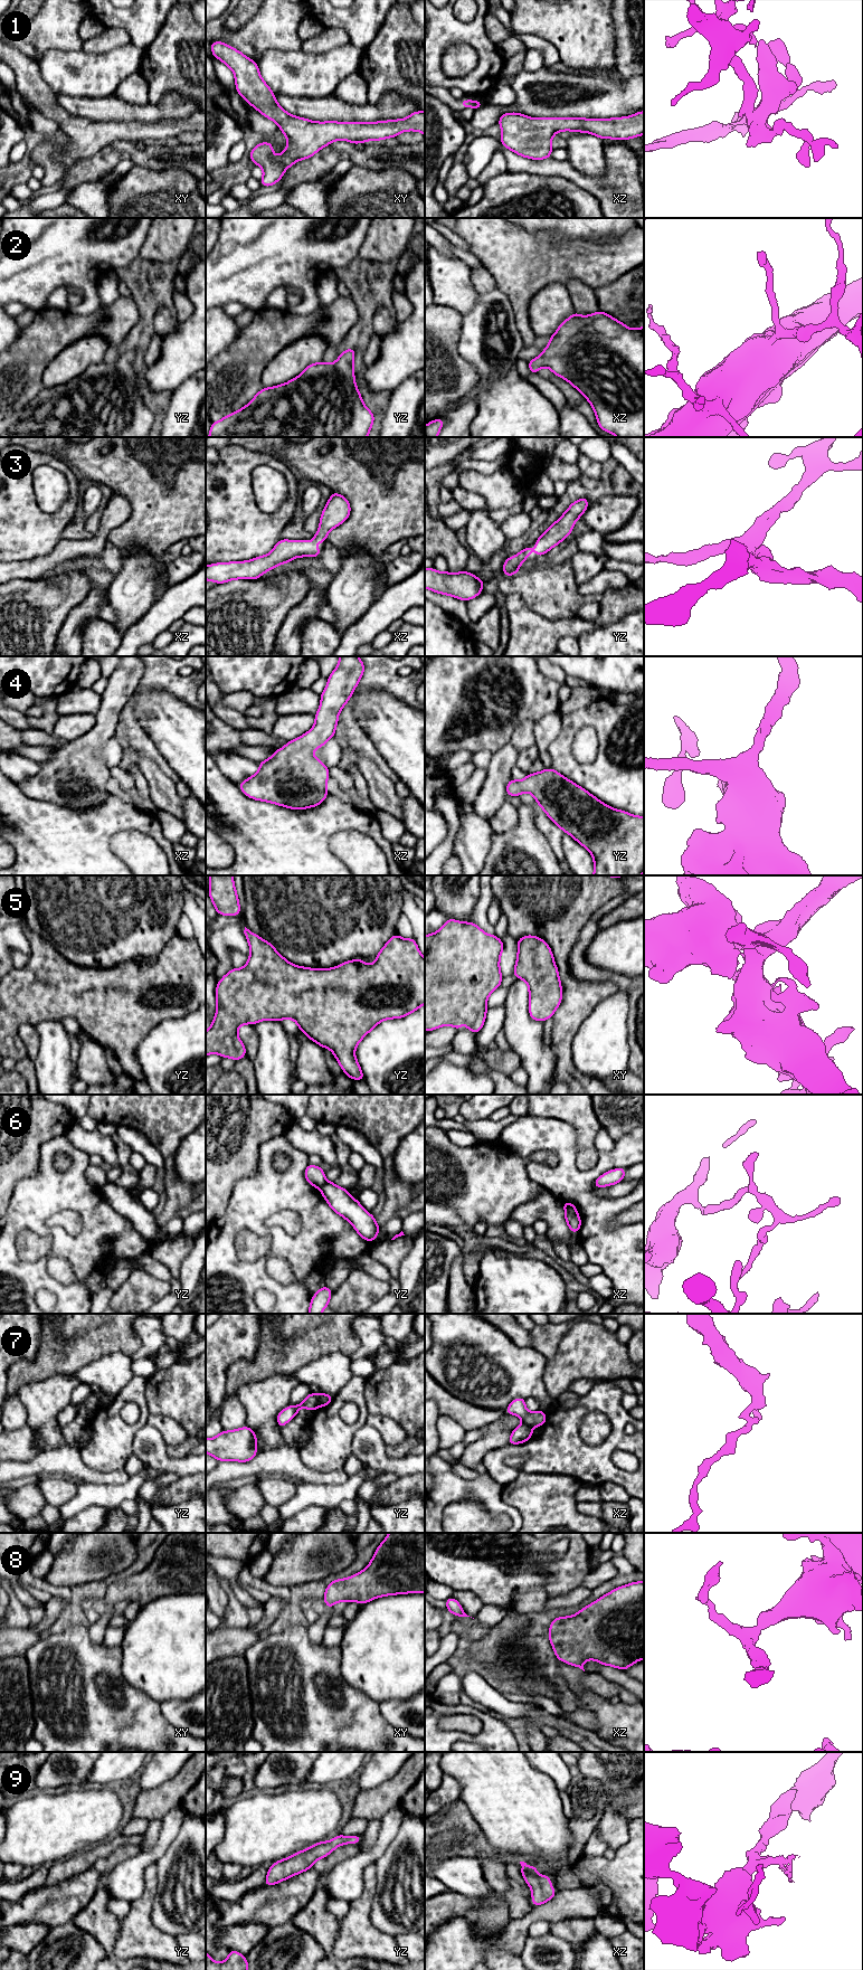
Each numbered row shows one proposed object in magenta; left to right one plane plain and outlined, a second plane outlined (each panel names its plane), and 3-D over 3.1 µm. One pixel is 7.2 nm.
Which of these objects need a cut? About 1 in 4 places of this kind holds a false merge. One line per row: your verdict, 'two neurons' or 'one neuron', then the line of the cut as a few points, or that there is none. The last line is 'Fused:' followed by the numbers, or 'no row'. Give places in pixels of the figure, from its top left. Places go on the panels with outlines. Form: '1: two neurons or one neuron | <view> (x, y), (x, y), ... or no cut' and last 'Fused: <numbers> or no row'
1: one neuron | no cut
2: one neuron | no cut
3: one neuron | no cut
4: one neuron | no cut
5: one neuron | no cut
6: two neurons | xz (566, 1211), (576, 1212)
7: two neurons | yz (316, 1395), (316, 1403), (319, 1405)
8: one neuron | no cut
9: one neuron | no cut
Fused: 6, 7

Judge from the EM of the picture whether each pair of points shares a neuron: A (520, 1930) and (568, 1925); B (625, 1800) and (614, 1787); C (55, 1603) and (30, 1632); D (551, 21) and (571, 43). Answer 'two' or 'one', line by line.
A: two
B: two
C: one
D: one

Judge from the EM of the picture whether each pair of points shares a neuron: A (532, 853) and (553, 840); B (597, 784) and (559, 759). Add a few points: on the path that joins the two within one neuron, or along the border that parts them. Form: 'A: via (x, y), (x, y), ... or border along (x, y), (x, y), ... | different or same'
A: border along (533, 821), (533, 824), (547, 840), (559, 862) | different
B: via (588, 776), (568, 766) | same

